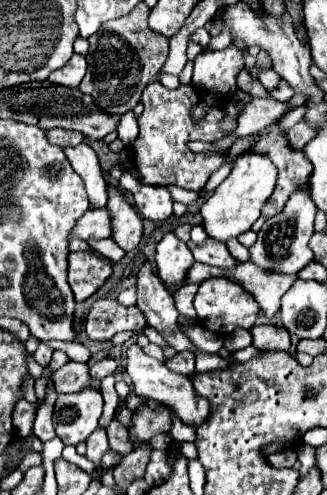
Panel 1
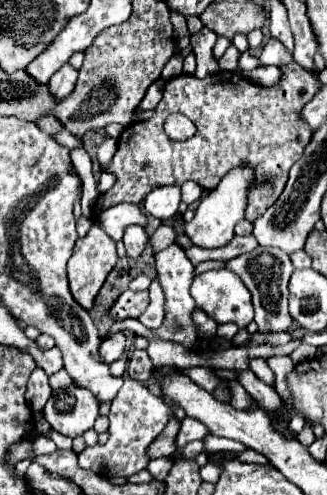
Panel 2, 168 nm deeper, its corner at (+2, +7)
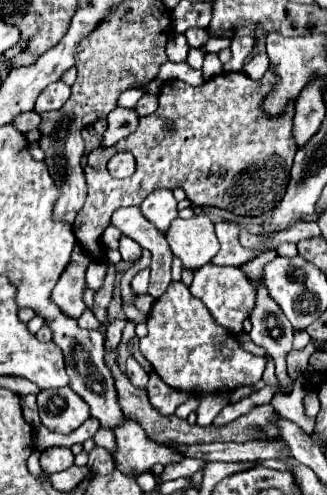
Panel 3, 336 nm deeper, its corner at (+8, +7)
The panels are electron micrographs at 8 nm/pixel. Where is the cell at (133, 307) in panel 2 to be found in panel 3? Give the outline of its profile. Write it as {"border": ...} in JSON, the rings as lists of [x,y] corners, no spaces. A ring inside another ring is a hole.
{"border":[[[144,293],[144,295],[134,295],[134,301],[132,301],[132,305],[134,305],[142,315],[148,315],[148,313],[150,313],[152,303],[154,303],[154,297],[148,295],[148,293]]]}

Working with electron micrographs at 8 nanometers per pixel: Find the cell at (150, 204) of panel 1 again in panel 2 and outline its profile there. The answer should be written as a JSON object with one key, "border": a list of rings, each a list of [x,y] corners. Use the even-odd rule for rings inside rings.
{"border":[[[158,187],[144,199],[144,209],[148,215],[166,221],[178,213],[180,187]]]}

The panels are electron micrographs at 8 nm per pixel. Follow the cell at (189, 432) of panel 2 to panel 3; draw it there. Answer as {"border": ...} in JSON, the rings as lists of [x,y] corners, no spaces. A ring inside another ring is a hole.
{"border":[[[220,389],[216,393],[204,393],[198,405],[198,425],[210,425],[222,407],[230,401],[230,389]]]}

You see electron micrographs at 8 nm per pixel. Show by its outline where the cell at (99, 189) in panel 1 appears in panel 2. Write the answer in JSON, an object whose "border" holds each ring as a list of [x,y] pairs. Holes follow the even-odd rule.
{"border":[[[62,129],[62,133],[58,131],[58,135],[52,135],[54,137],[54,141],[56,143],[60,143],[60,145],[64,145],[64,147],[68,147],[68,149],[76,149],[76,147],[82,147],[82,143],[70,133],[70,131],[66,131],[66,129]]]}

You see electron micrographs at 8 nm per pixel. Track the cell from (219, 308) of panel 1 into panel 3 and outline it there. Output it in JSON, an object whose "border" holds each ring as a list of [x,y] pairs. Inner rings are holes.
{"border":[[[214,263],[202,265],[200,269],[194,271],[194,281],[190,285],[190,293],[198,297],[214,317],[214,321],[222,327],[226,327],[232,333],[242,331],[242,321],[248,319],[252,307],[254,307],[254,297],[256,291],[250,283],[250,279],[238,269],[238,267],[220,267]]]}

